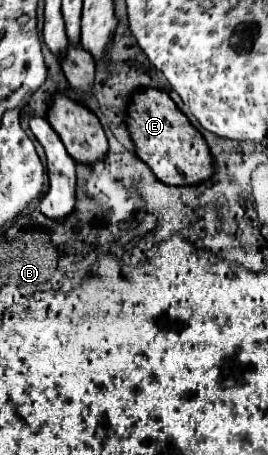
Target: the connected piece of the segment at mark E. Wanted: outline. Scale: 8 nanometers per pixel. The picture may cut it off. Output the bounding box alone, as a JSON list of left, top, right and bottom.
[128,89,214,185]

